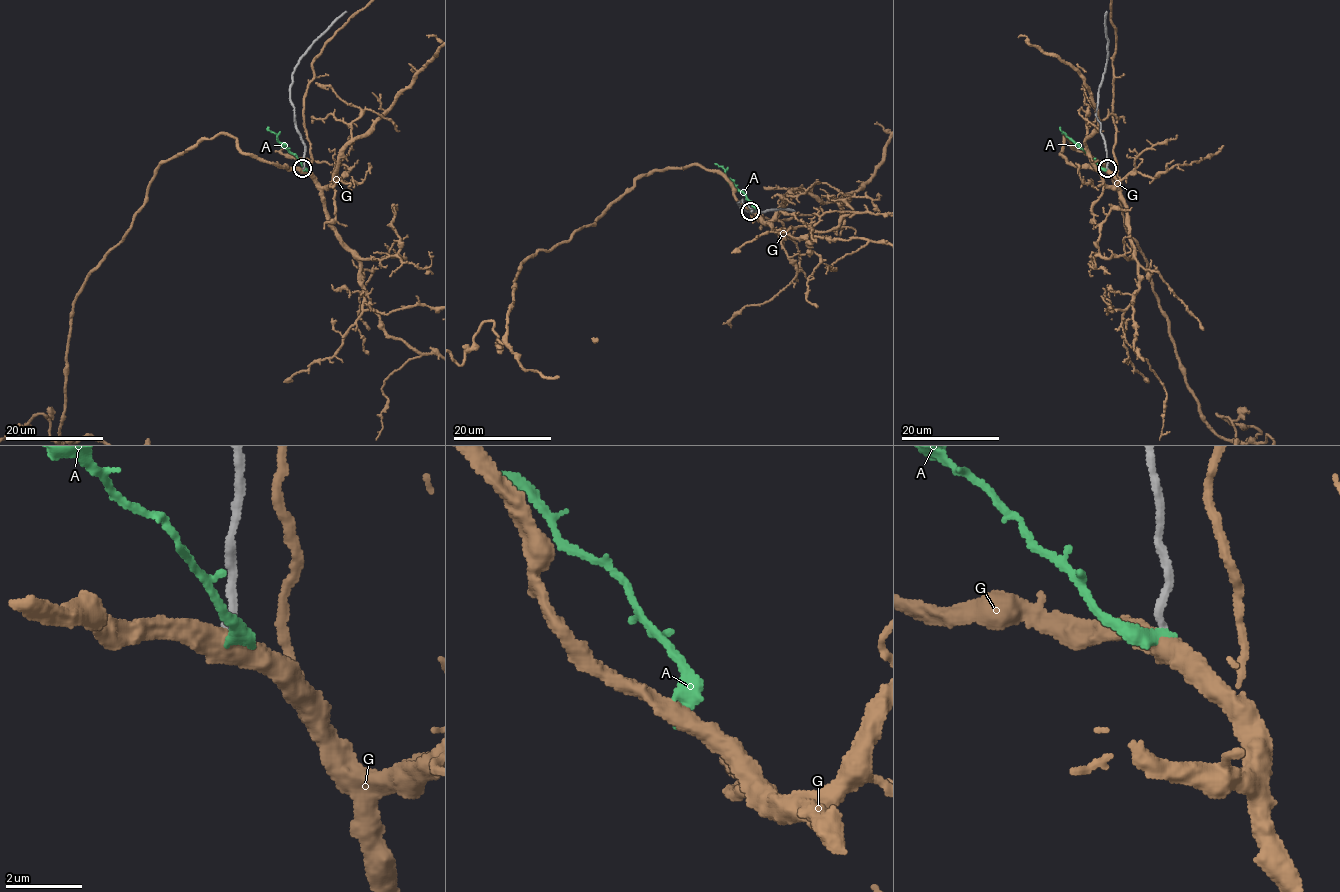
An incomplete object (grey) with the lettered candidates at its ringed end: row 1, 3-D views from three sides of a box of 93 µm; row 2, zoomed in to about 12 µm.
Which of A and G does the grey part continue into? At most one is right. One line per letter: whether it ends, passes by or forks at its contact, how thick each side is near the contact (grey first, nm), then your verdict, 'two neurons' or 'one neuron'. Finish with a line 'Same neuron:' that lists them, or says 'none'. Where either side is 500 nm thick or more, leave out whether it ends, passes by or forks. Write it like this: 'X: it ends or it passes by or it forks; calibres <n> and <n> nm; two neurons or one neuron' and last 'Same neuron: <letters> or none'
A: it ends; calibres 240 and 440 nm; two neurons
G: it passes by; calibres 240 and 480 nm; two neurons
Same neuron: none

